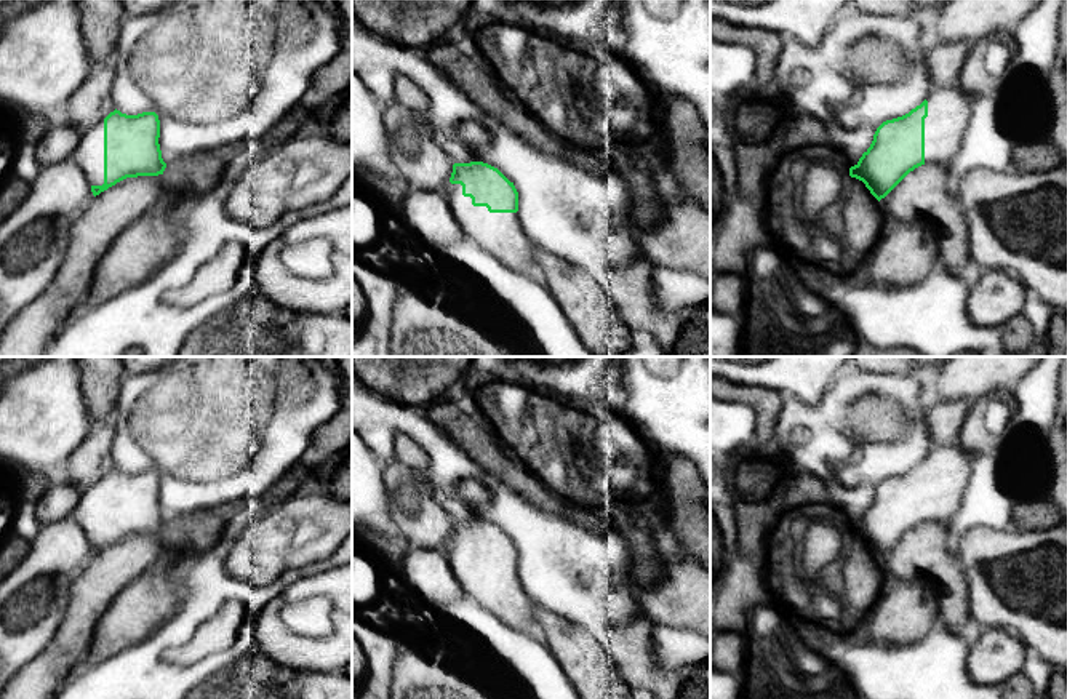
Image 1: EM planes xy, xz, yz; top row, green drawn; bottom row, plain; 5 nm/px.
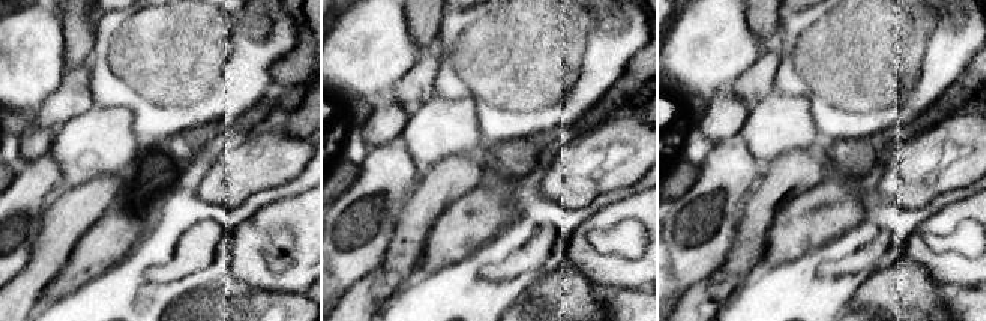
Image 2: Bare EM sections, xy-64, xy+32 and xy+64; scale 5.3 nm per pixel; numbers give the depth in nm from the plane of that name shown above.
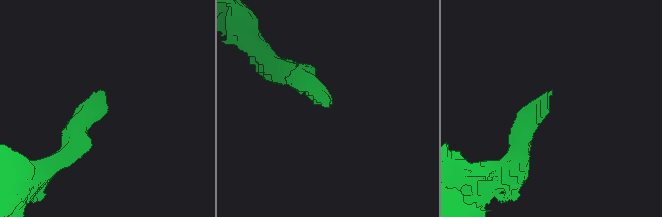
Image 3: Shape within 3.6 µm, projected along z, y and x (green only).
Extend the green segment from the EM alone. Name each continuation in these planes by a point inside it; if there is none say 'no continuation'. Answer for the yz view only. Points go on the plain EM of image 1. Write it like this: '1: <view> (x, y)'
1: yz (949, 466)

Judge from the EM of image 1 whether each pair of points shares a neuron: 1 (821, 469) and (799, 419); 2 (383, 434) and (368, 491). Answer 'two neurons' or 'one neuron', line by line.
1: one neuron
2: two neurons

